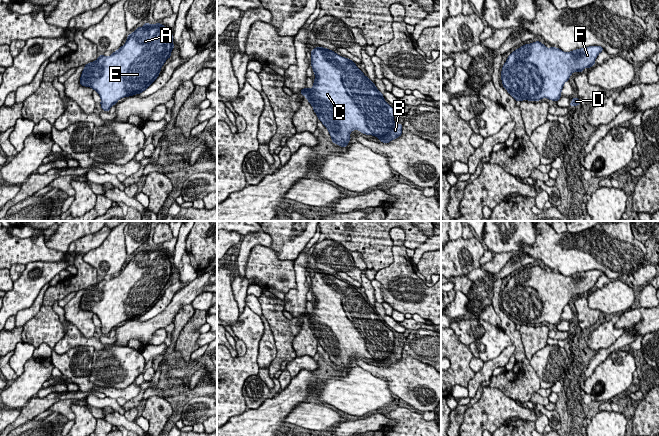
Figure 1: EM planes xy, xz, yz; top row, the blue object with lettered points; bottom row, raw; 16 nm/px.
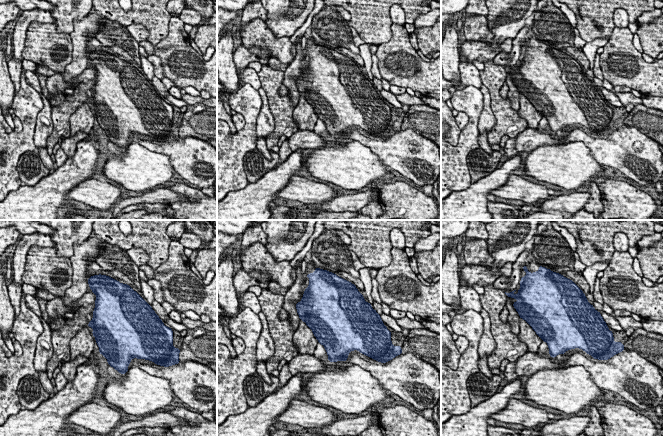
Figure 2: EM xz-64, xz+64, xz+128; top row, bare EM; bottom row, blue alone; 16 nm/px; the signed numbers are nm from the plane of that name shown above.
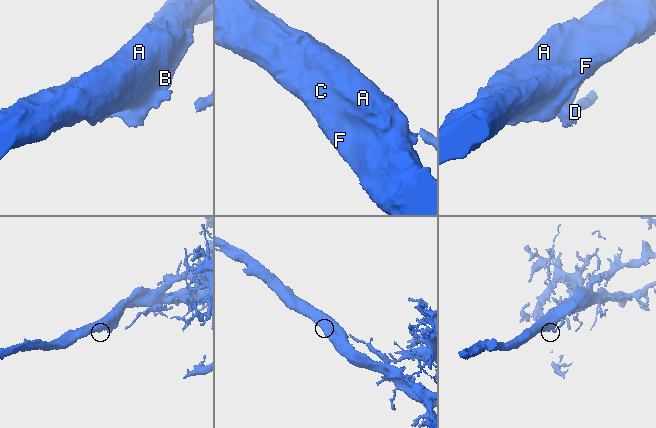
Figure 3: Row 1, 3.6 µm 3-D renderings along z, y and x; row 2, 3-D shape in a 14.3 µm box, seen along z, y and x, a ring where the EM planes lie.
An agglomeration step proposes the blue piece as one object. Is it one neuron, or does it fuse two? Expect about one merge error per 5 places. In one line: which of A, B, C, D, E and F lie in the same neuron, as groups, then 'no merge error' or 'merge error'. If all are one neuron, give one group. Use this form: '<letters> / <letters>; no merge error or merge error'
A B C D E F; no merge error

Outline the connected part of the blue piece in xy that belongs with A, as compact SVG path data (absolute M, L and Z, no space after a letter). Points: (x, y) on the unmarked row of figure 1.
M145 247L129 258L126 267L109 281L102 278L96 285L86 288L80 308L97 315L101 322L101 332L109 335L119 323L139 319L146 314L159 300L161 291L170 282L173 272L173 259L164 249Z

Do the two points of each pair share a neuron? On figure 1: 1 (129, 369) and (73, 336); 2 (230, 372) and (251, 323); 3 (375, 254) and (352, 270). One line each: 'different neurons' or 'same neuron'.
1: same neuron
2: same neuron
3: different neurons

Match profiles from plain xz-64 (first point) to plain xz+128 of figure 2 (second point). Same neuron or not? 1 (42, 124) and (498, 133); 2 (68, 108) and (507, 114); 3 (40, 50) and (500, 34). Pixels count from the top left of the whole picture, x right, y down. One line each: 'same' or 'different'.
1: different
2: same
3: different

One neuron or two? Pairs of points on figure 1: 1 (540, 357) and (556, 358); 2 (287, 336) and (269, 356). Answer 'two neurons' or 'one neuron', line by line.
1: one neuron
2: two neurons

